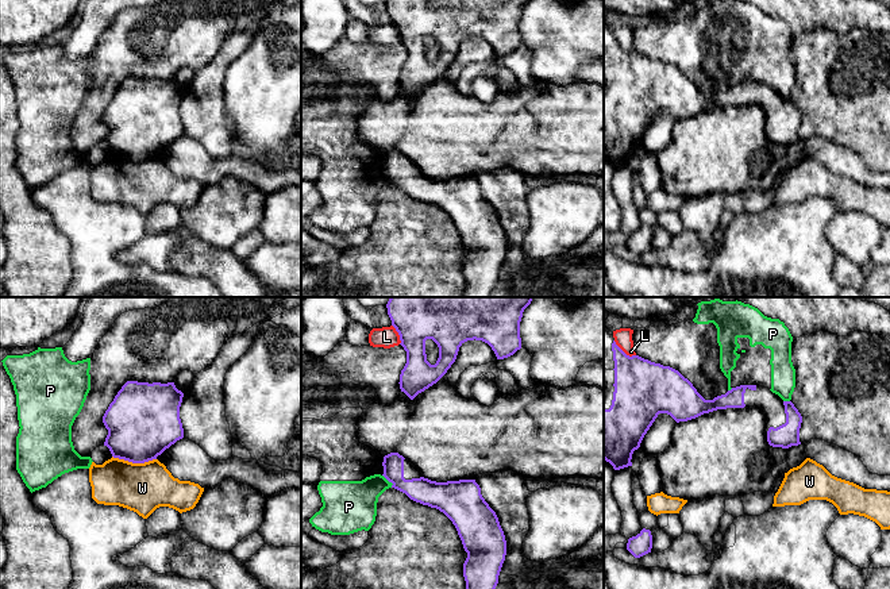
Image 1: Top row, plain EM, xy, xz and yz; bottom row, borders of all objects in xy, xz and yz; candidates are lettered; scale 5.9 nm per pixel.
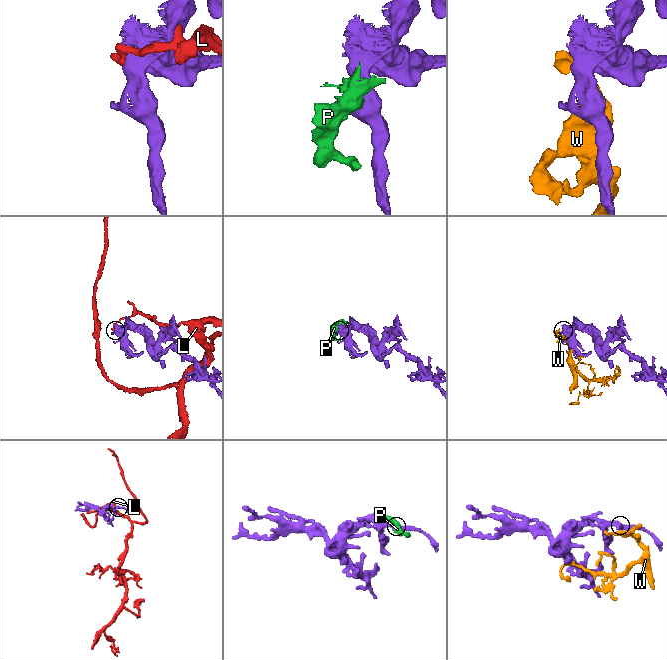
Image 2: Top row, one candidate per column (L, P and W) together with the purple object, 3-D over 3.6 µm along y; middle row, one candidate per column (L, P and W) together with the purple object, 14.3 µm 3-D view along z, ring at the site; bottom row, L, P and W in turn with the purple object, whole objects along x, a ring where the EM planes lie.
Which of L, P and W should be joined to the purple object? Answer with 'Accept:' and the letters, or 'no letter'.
Accept: W

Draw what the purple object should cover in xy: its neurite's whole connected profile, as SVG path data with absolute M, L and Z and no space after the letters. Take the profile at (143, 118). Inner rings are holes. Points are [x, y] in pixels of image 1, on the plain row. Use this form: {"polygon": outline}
{"polygon": "M127 78L103 113L108 127L104 143L109 146L113 155L132 161L157 157L166 146L184 135L180 116L182 95L184 91L176 85L174 80Z"}

